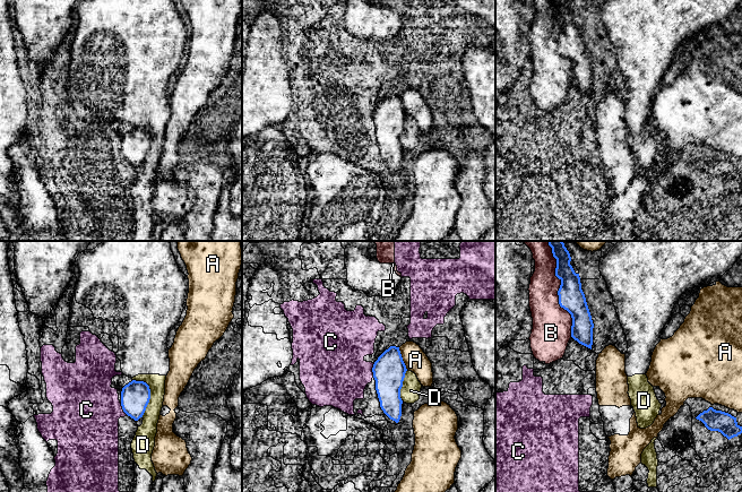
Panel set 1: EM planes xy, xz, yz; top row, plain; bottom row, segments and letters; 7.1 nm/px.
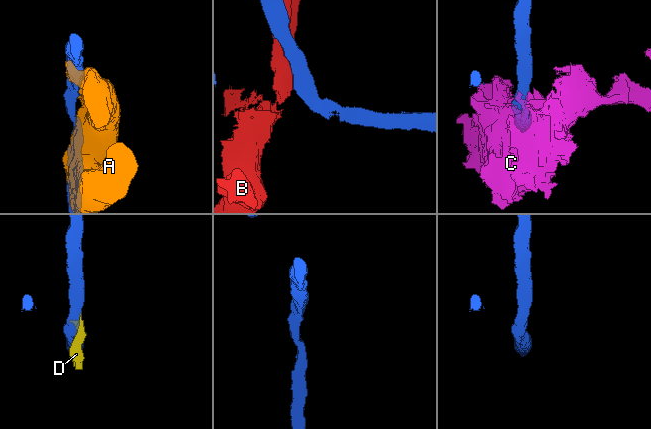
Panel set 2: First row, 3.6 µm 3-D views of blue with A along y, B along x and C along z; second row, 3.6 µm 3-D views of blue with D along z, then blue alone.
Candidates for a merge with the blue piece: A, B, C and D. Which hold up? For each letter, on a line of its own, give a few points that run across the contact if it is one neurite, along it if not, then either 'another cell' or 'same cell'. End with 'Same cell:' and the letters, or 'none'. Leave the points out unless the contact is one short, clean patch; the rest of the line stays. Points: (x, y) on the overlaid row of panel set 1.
A: another cell
B: another cell
C: line xz (374, 363), (372, 377); another cell
D: line xy (132, 379), (144, 381), (149, 389), (149, 402), (141, 416); another cell
Same cell: none

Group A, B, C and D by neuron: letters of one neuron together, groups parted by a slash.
A / B / C / D

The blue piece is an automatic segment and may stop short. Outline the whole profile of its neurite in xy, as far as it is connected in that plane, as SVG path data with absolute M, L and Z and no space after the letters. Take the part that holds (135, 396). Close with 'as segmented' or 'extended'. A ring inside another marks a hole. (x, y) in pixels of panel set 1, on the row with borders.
M132 380L122 388L121 406L123 412L138 421L143 417L150 399L149 386L144 381Z | as segmented

